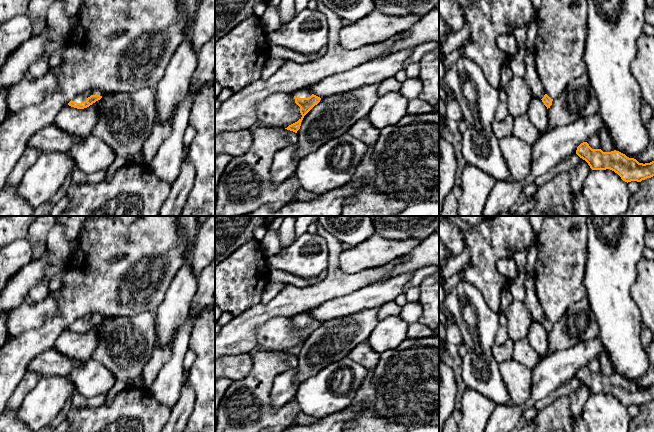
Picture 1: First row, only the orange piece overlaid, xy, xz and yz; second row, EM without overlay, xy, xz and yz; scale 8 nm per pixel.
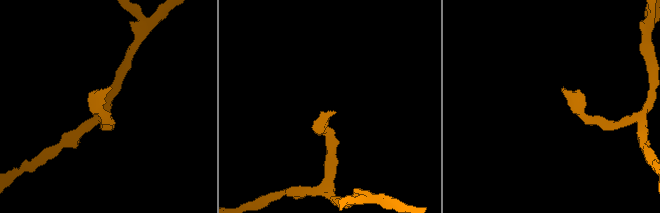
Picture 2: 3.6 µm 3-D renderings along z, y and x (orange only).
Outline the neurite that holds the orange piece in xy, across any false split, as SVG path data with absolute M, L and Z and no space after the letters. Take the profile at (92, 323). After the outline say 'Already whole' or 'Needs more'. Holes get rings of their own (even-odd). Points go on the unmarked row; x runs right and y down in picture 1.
M93 313L75 320L68 329L77 333L84 333L102 322L103 318L98 313Z. Needs more

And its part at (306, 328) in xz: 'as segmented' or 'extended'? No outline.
extended

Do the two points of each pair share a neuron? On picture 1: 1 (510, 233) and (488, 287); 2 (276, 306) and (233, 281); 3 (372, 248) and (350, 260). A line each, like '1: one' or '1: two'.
1: one
2: two
3: one

